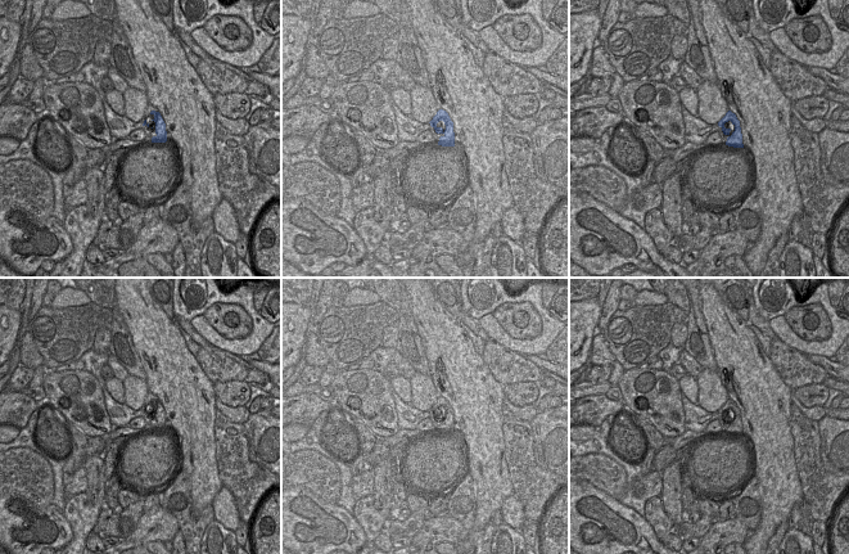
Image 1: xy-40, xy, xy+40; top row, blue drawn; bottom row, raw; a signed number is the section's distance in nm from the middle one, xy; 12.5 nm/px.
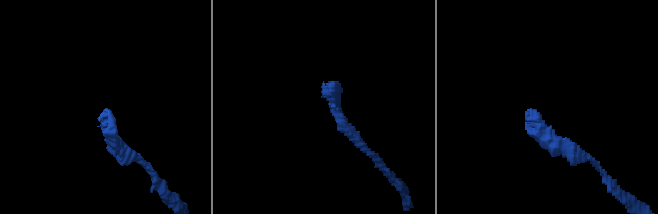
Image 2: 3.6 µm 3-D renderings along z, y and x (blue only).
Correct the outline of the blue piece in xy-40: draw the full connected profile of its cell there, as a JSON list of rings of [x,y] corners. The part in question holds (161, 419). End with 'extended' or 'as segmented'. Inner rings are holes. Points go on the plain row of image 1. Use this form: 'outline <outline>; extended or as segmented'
outline [[[148,393],[144,404],[143,419],[145,420],[146,429],[149,431],[166,431],[167,419],[166,411],[157,396]]]; extended

